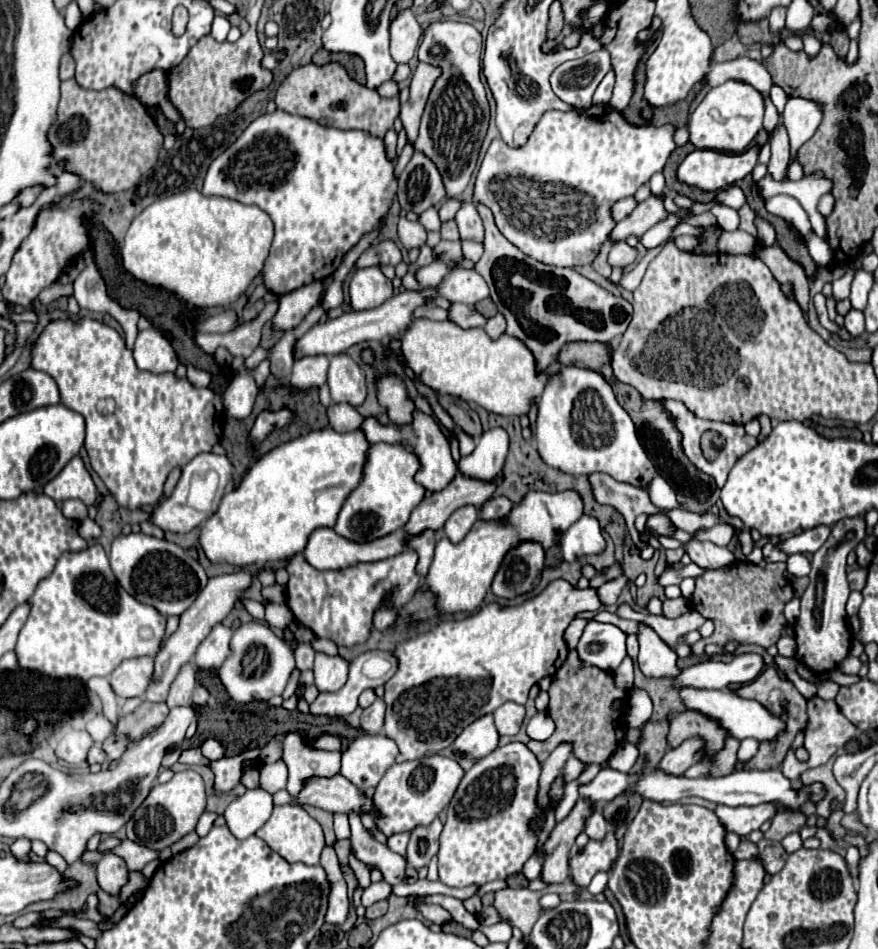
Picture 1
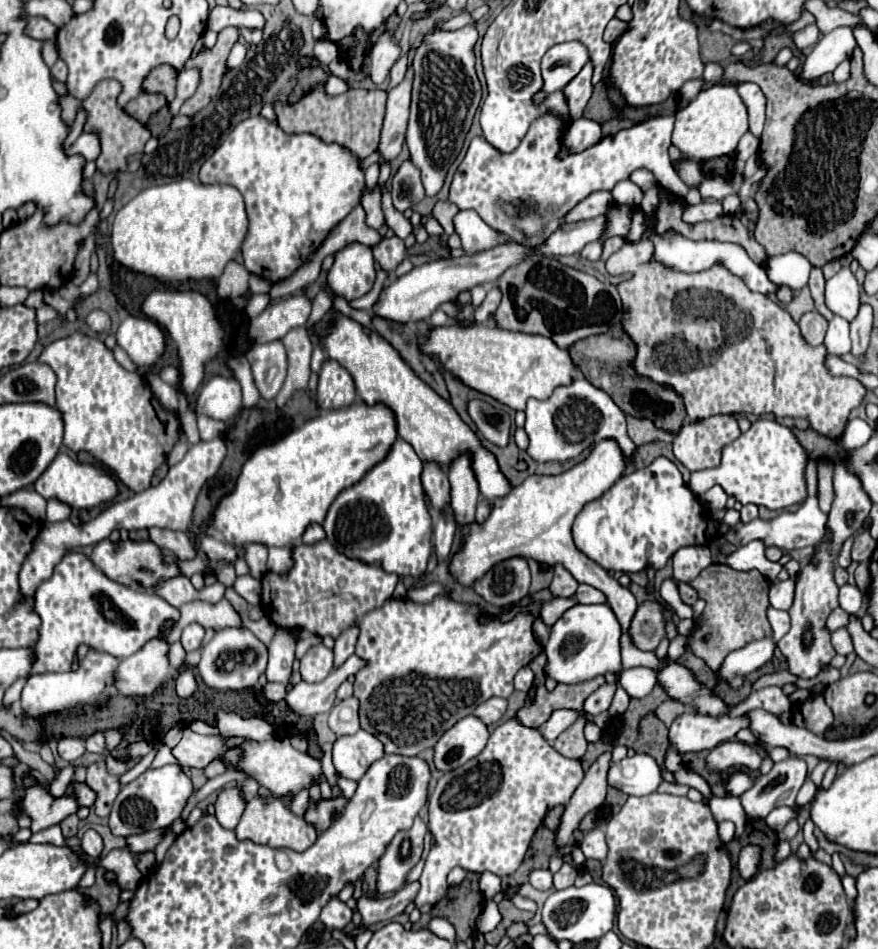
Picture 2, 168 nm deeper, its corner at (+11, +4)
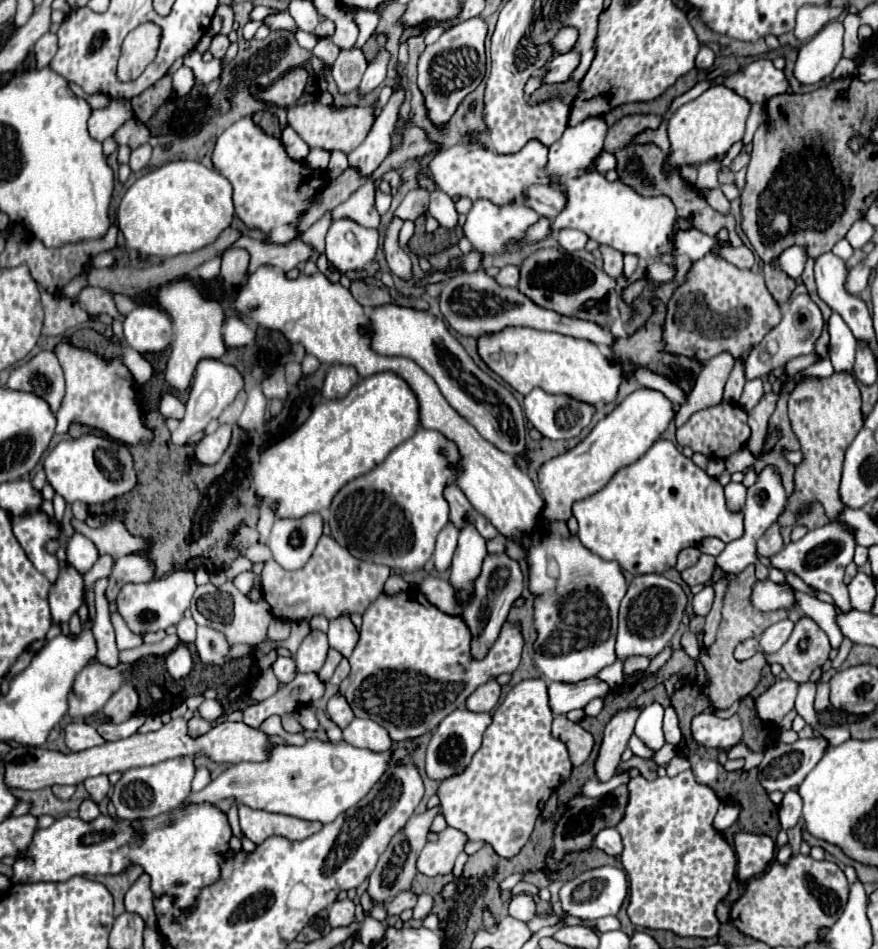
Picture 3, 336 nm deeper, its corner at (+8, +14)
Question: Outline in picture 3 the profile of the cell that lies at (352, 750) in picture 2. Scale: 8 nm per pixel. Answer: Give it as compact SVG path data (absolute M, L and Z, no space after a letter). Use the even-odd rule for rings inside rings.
M354 719L344 729L344 741L354 747L366 747L372 751L384 751L392 747L388 731L372 719Z

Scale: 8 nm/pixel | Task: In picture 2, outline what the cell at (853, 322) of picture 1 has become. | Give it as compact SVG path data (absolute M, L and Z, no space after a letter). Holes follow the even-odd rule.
M835 315L829 321L829 331L825 337L825 347L831 355L845 355L851 351L851 339L849 339L849 321Z

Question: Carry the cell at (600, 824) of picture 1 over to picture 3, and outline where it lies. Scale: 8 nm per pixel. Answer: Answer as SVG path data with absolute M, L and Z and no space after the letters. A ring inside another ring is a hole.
M614 827L602 829L602 831L596 835L596 839L594 839L594 847L602 849L604 853L614 855L614 857L618 857L618 855L622 853L622 849L624 849L622 837L620 837L618 829L614 829Z

